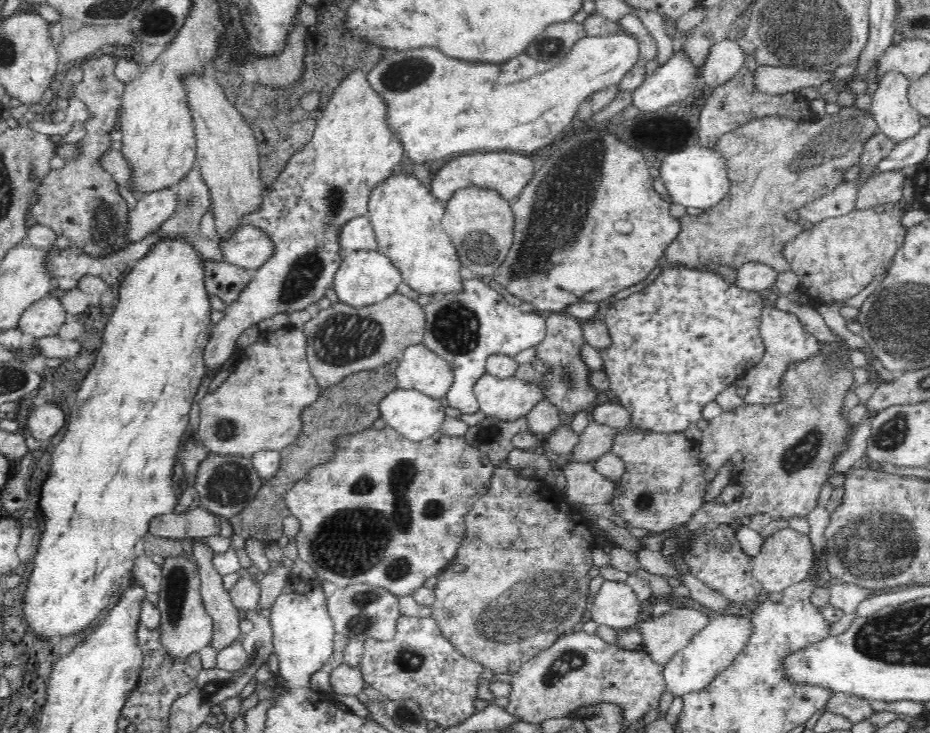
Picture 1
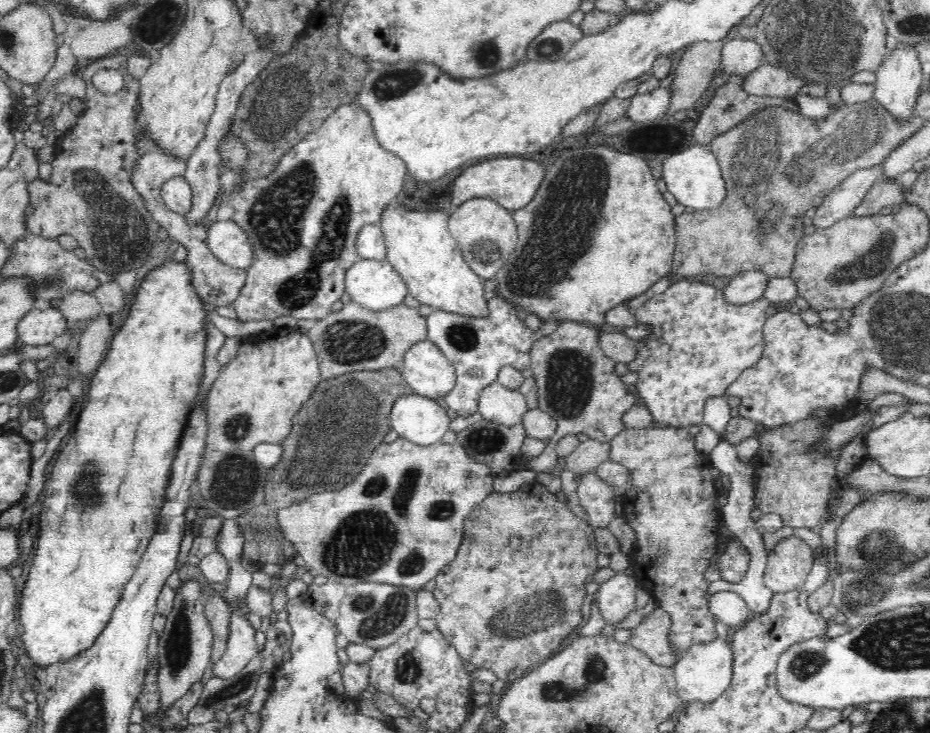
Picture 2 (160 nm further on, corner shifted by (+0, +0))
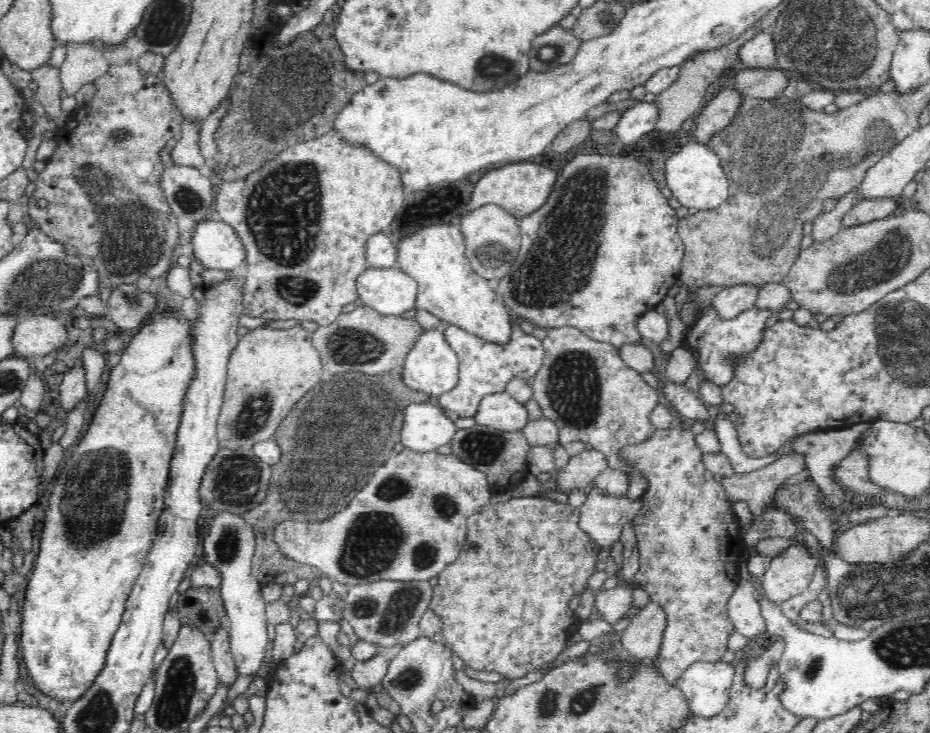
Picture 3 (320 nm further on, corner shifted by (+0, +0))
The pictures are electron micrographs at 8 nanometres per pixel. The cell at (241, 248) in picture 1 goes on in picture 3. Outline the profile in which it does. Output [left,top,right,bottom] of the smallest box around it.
[190,220,246,270]

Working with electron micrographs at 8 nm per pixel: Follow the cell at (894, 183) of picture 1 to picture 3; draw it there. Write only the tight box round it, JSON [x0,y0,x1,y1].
[843,197,898,227]

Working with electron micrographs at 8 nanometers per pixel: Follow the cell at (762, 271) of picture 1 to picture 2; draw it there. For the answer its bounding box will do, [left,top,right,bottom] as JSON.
[724,269,770,303]

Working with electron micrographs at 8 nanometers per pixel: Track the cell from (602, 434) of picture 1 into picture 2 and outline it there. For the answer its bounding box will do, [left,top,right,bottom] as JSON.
[564,438,611,476]

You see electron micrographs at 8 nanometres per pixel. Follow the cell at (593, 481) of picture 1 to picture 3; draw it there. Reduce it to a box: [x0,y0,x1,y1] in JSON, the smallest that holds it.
[579,485,641,551]

